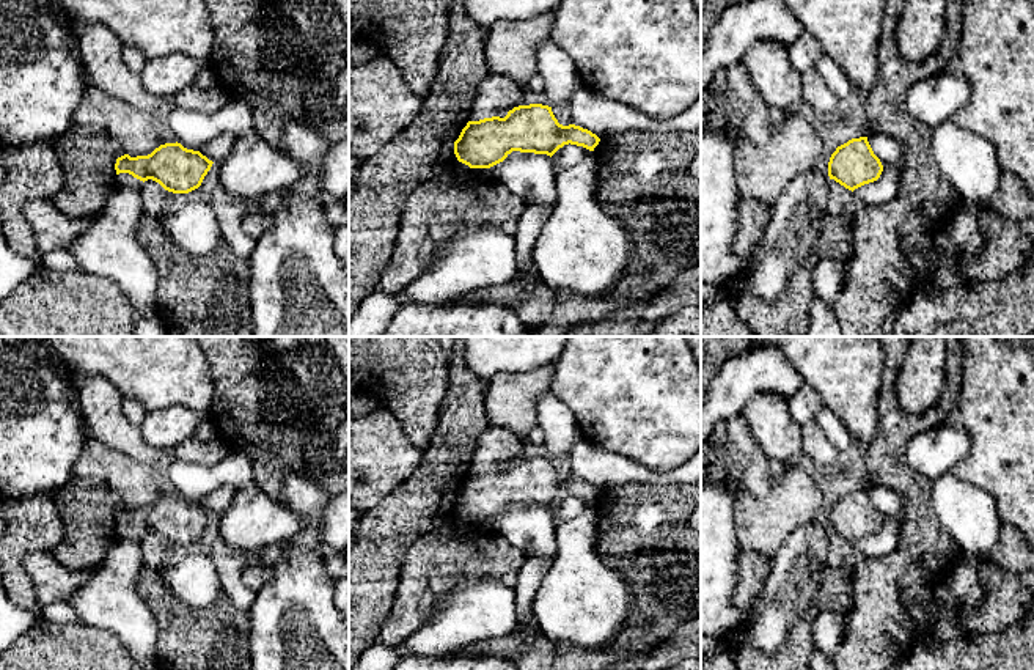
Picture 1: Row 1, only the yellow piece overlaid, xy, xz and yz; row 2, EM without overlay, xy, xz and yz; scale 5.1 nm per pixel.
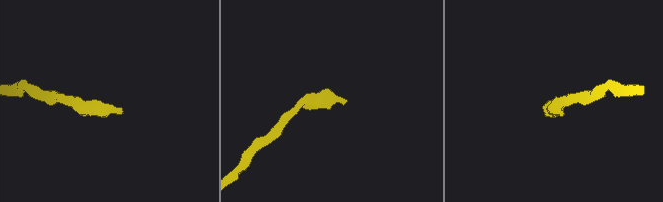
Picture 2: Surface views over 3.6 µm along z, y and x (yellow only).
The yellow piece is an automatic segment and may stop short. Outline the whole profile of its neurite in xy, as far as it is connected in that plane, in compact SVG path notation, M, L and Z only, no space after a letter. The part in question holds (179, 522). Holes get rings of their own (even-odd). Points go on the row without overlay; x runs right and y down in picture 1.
M165 495L148 508L116 511L115 522L119 538L141 541L152 532L173 546L189 546L198 541L212 519L212 513L200 503L187 502L181 495Z

